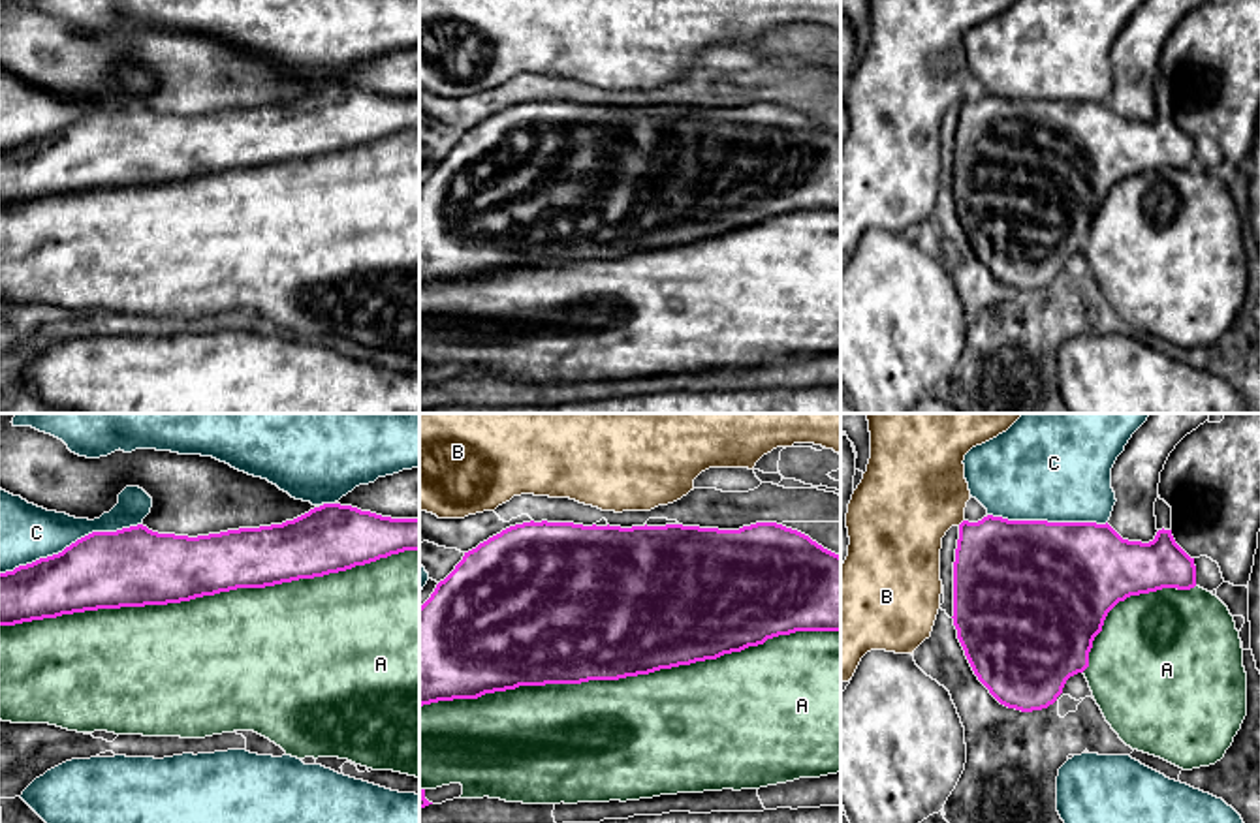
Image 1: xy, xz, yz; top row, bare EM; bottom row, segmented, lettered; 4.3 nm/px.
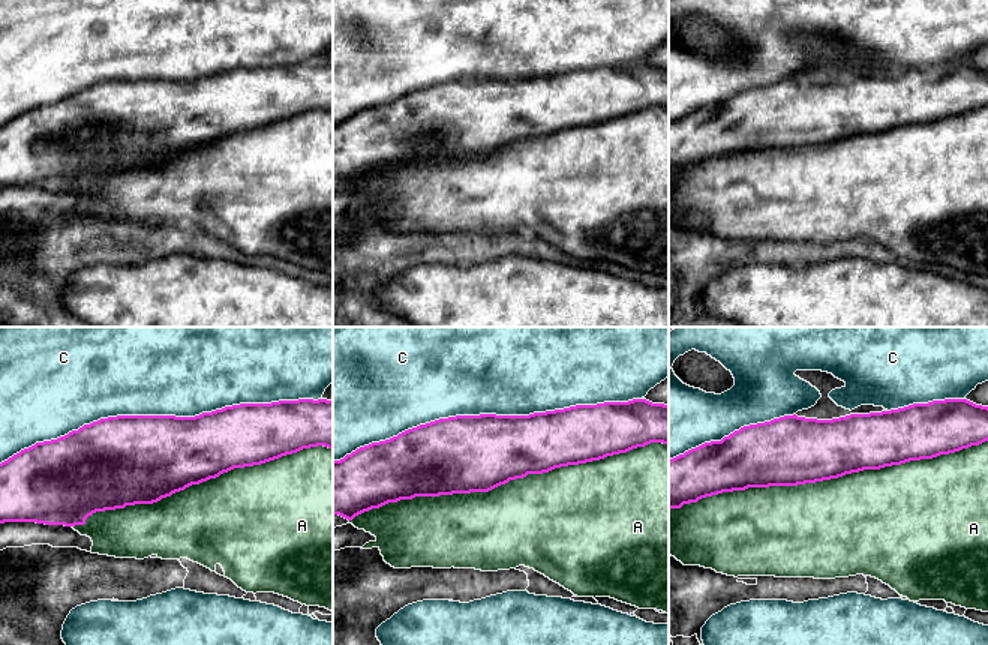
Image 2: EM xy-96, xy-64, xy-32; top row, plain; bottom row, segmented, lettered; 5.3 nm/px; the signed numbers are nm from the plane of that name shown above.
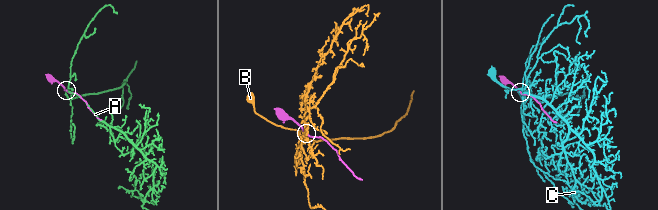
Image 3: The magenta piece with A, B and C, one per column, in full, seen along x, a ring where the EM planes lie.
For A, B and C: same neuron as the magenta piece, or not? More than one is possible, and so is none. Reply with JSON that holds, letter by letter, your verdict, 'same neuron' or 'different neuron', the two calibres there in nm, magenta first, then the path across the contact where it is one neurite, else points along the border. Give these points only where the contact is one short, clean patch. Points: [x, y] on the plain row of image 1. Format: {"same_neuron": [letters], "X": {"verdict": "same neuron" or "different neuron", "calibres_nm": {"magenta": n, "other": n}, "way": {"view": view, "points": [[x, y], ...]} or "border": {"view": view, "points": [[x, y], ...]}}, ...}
{"same_neuron": ["A"], "A": {"verdict": "same neuron", "calibres_nm": {"magenta": 500, "other": 480}}, "B": {"verdict": "different neuron", "calibres_nm": {"magenta": 400, "other": 440}, "border": {"view": "yz", "points": [[963, 98], [958, 104]]}}, "C": {"verdict": "different neuron", "calibres_nm": {"magenta": 340, "other": 240}}}

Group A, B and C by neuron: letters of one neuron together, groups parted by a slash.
A / B / C

